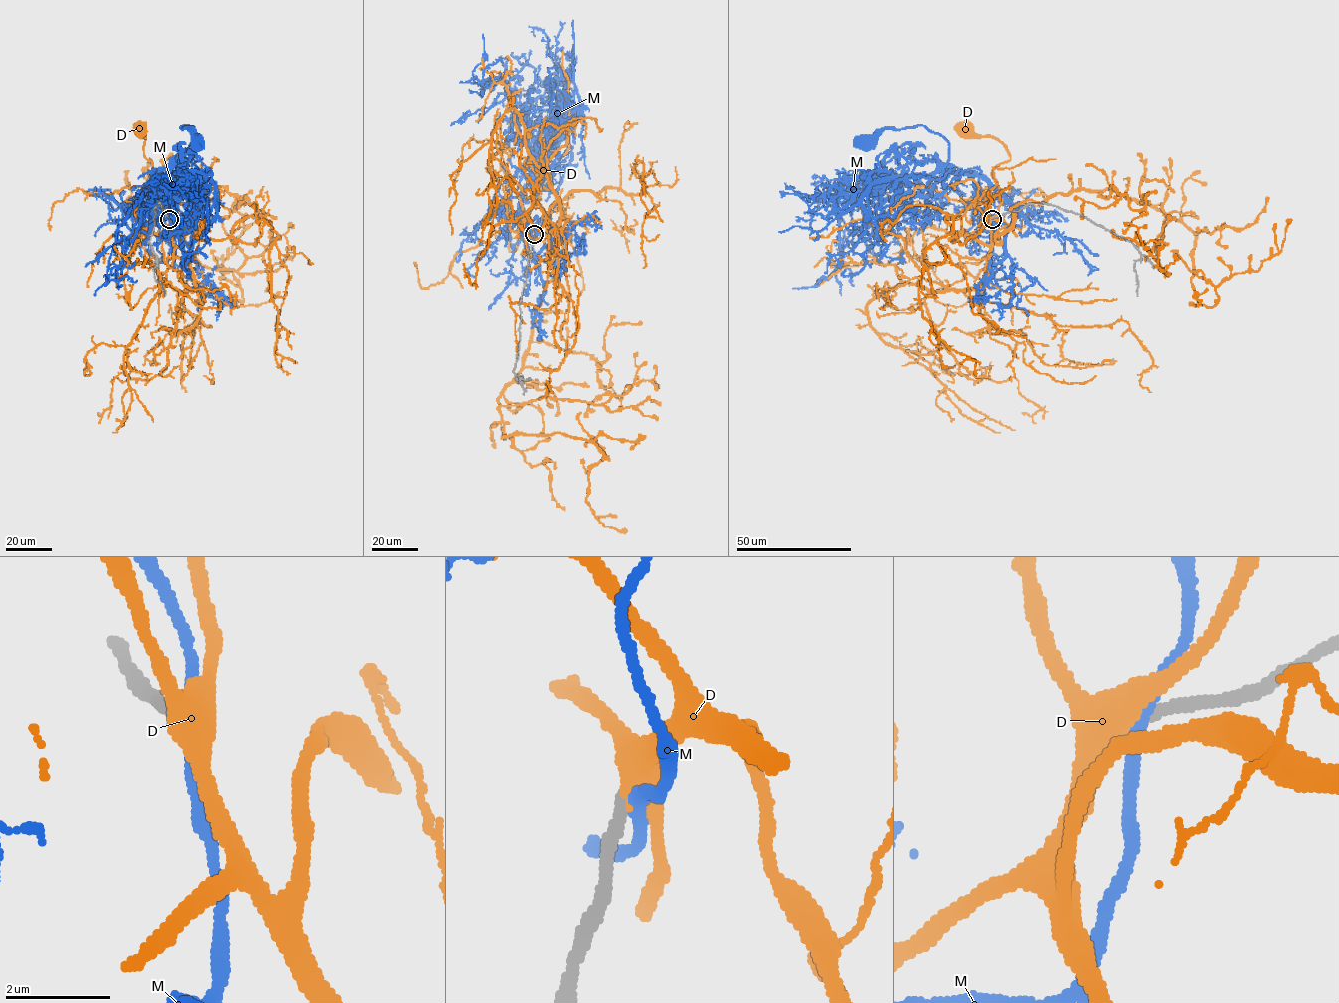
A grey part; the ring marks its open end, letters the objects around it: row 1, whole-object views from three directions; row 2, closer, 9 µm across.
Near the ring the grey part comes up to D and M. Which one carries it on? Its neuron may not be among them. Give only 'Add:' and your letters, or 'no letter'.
Add: D

